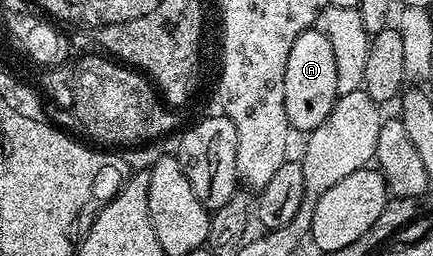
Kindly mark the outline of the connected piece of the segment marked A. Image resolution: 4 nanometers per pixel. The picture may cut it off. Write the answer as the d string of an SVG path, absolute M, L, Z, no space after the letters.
M307 29L297 37L295 44L291 44L291 56L287 56L285 65L283 96L287 120L294 131L308 132L319 128L323 120L331 116L331 108L339 95L336 90L335 52L323 29Z

